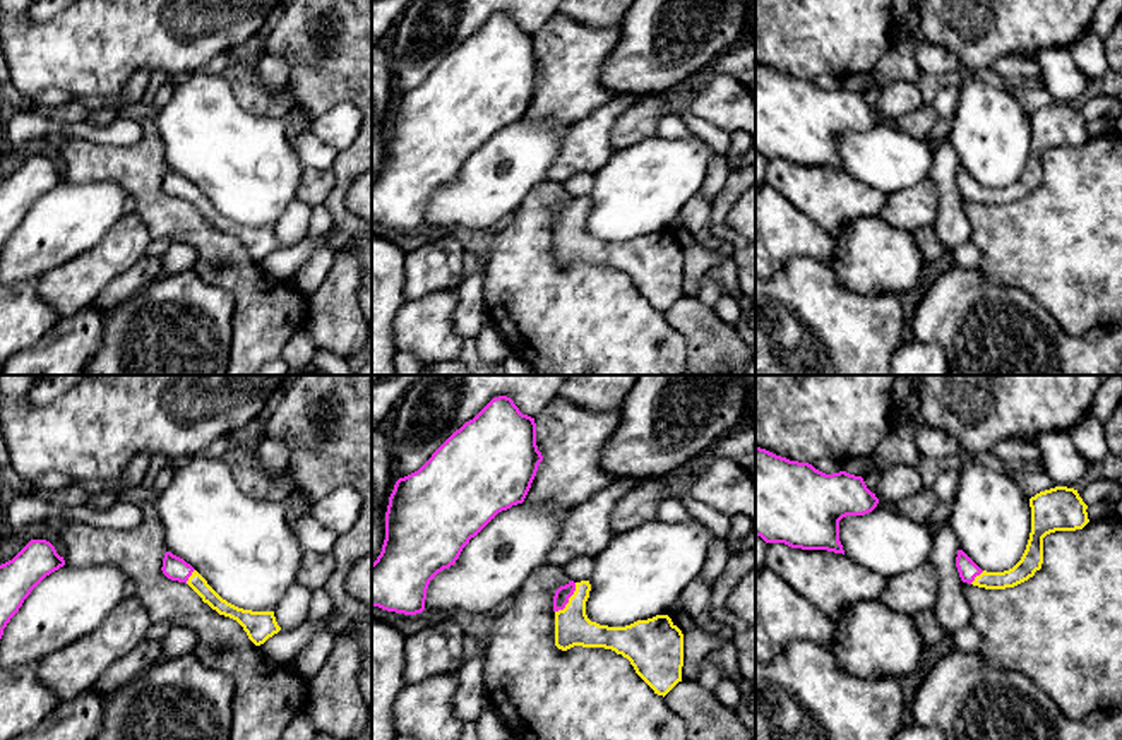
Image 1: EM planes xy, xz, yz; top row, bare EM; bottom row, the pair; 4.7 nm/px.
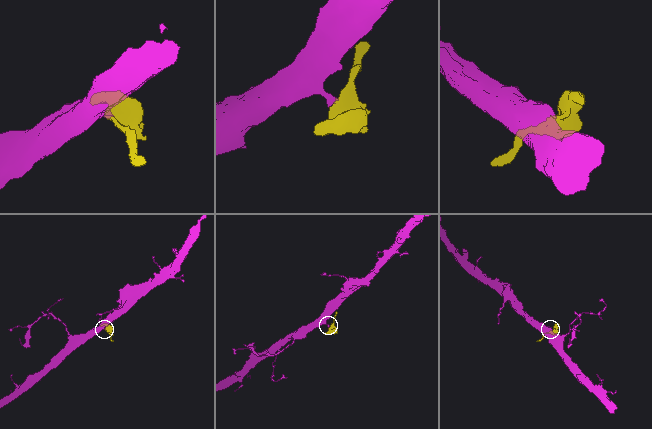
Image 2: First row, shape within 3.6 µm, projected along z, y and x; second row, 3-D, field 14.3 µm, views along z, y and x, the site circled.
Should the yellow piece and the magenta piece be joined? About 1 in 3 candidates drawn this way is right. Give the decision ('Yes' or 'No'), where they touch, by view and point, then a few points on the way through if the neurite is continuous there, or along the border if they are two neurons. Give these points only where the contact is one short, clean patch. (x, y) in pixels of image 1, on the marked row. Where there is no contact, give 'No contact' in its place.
Yes. Touches yellow at xz (569, 600). Path across: xz (572, 627), (569, 600), (562, 595)

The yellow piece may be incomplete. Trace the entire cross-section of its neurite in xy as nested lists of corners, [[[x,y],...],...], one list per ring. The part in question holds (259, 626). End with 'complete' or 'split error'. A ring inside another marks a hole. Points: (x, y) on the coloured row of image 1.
[[[171,552],[164,553],[161,570],[168,579],[188,584],[219,615],[236,620],[255,646],[264,644],[281,630],[274,612],[252,612],[228,603],[190,564]]] | split error

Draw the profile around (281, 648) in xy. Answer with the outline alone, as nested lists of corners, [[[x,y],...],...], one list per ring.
[[[307,620],[293,629],[279,630],[257,646],[257,651],[271,663],[289,665],[317,630],[319,625]]]

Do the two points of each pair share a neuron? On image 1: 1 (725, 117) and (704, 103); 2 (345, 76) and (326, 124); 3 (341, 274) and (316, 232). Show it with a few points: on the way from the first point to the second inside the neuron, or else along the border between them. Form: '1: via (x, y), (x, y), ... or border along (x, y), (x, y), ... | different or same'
1: via (720, 112), (710, 103) | same
2: border along (353, 103), (334, 103), (314, 115) | different
3: border along (334, 252), (334, 261), (324, 281), (310, 295) | different

